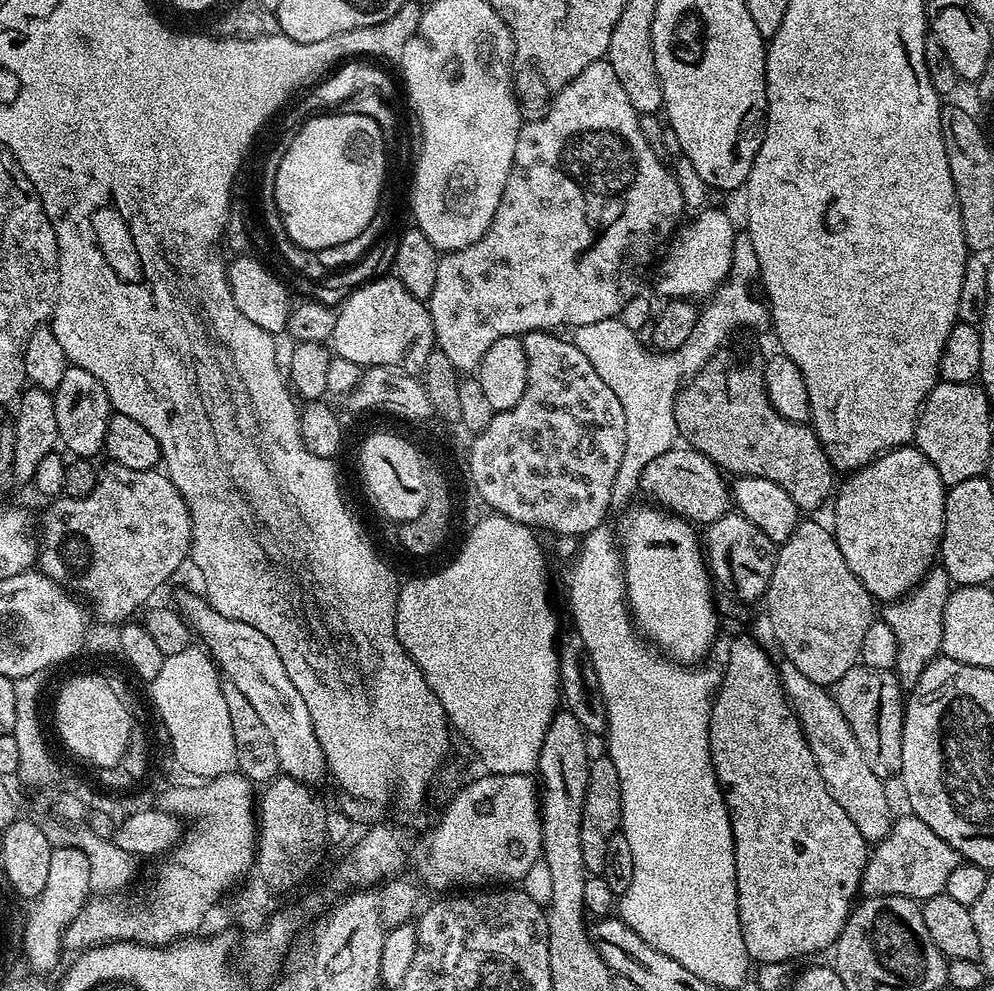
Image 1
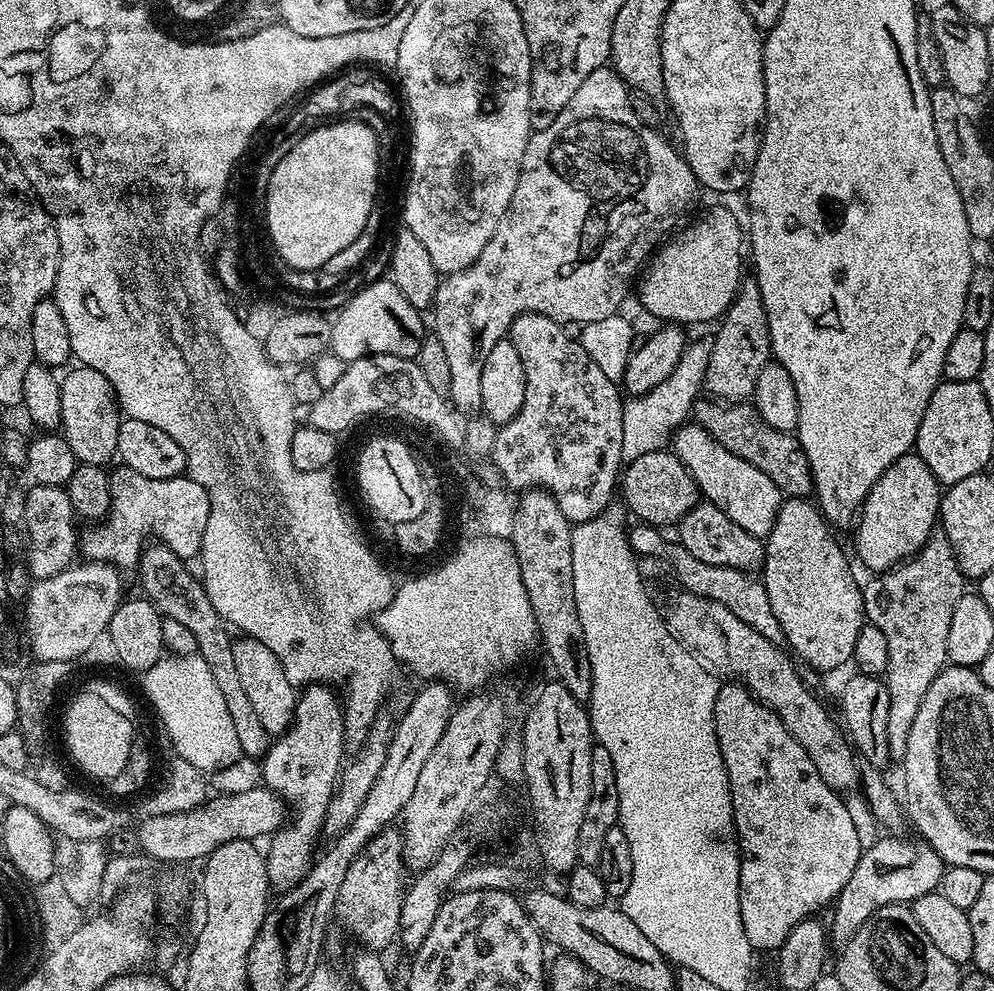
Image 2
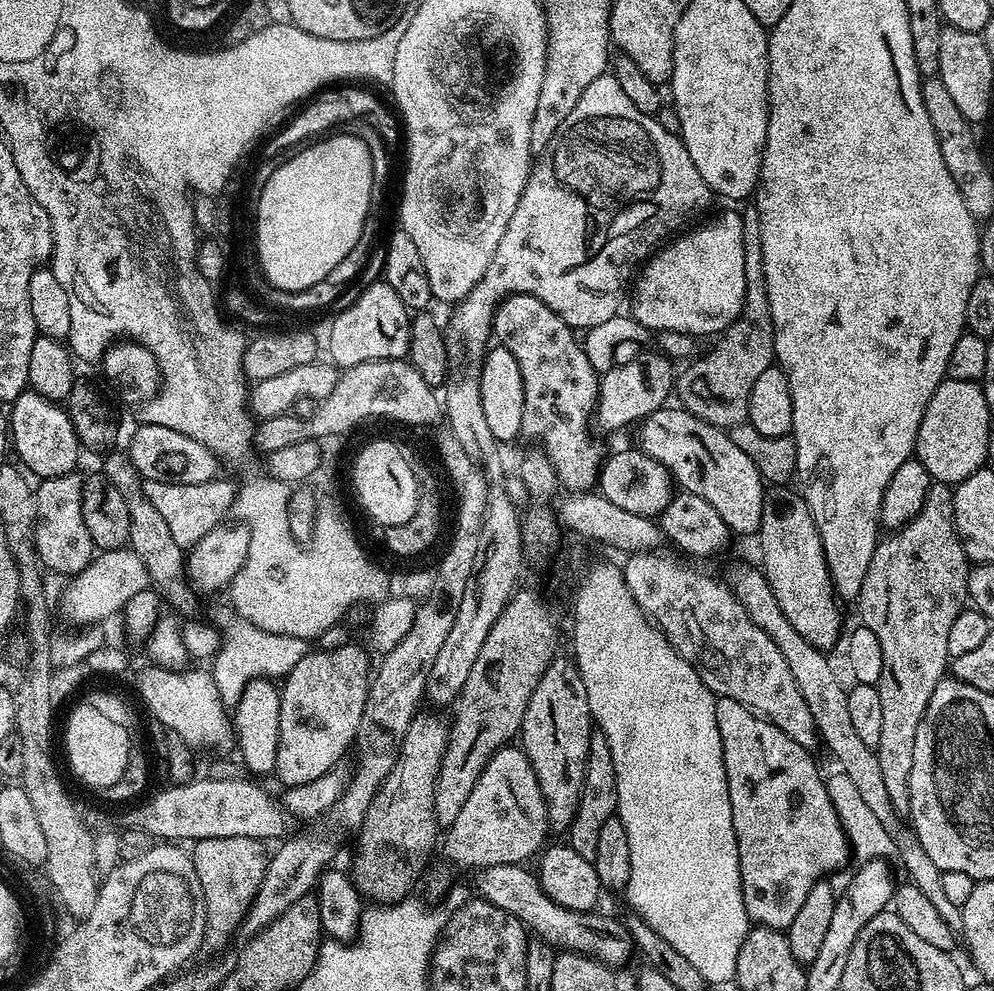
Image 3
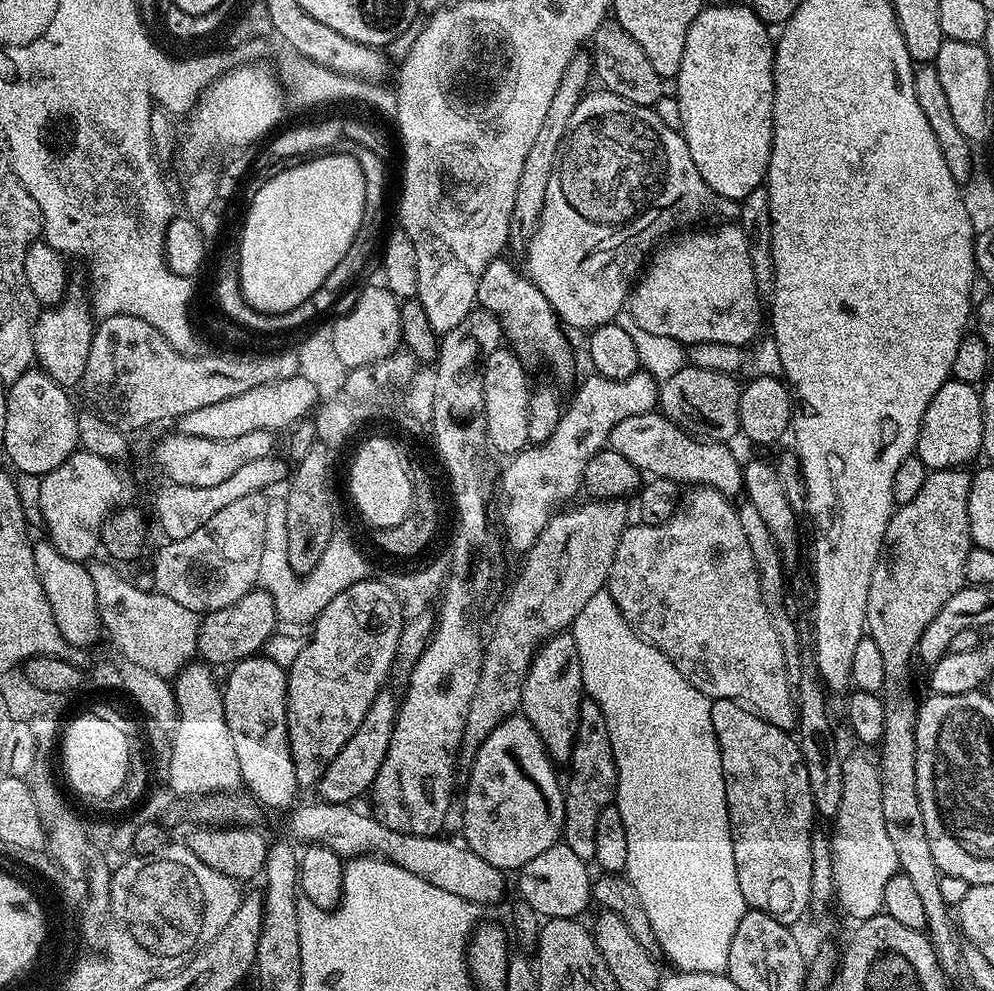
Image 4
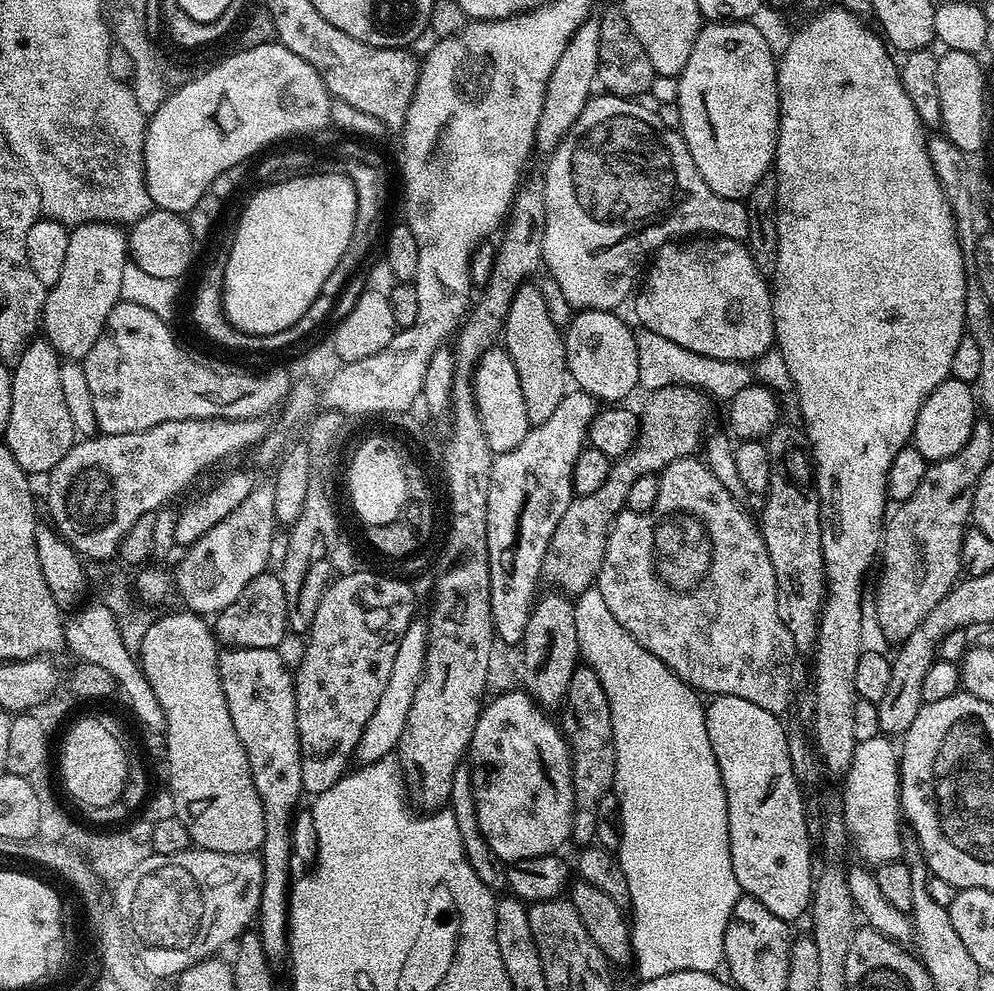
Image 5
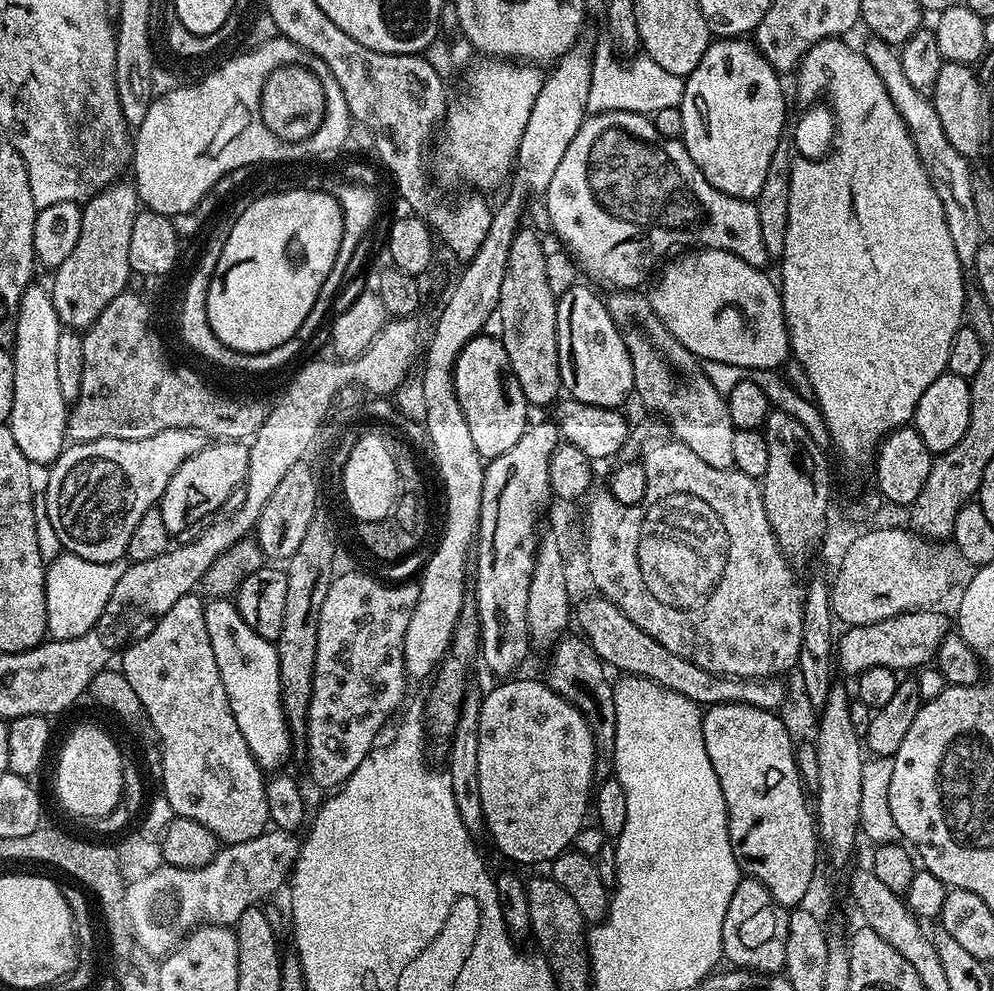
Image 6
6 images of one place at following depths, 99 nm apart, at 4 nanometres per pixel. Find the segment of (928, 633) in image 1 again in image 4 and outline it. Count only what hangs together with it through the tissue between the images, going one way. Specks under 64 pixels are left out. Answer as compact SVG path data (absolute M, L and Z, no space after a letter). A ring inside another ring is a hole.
M938 468L929 471L926 482L922 482L922 490L918 490L918 495L915 498L910 498L910 502L899 505L899 507L893 511L892 517L890 518L890 526L886 526L884 551L881 552L880 560L874 566L874 574L870 578L870 594L866 594L866 632L867 635L871 636L873 642L878 645L878 650L882 654L882 662L886 665L886 674L888 675L888 682L886 685L886 703L884 706L884 709L886 710L886 730L882 730L882 739L878 745L883 821L886 822L887 837L890 838L891 845L894 846L895 853L898 858L899 871L904 872L906 874L906 878L910 878L910 883L914 885L919 897L922 898L922 906L926 914L926 922L924 923L926 935L929 942L932 944L932 949L938 958L940 967L948 974L952 974L952 971L954 971L955 968L957 971L958 965L960 964L960 946L962 942L958 937L958 928L953 918L953 911L950 909L949 904L942 898L942 890L938 886L942 873L938 865L934 862L934 854L930 854L930 838L926 838L926 822L922 818L922 802L918 802L918 774L916 773L916 714L918 711L918 700L915 700L912 696L904 696L903 688L904 679L907 678L908 671L911 670L912 664L914 665L916 647L922 638L922 634L926 630L926 626L930 626L930 622L934 622L934 614L938 614L938 610L942 610L942 606L946 606L946 602L950 602L950 598L954 598L954 594L958 594L958 590L965 587L966 584L964 578L964 571L966 570L966 554L970 554L970 550L974 546L972 543L972 535L970 534L970 518L968 517L968 491L970 490L971 481L972 472L965 470L964 468Z

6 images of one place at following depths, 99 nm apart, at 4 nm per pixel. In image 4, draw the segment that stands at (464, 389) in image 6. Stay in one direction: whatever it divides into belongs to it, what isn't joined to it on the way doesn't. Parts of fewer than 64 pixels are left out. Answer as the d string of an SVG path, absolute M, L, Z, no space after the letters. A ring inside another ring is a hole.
M501 346L494 350L494 354L490 354L484 360L482 365L484 373L484 417L486 418L486 430L488 431L488 444L496 452L501 452L504 458L511 458L518 452L524 451L529 447L528 439L528 415L530 414L530 383L528 384L528 376L526 365L511 348Z

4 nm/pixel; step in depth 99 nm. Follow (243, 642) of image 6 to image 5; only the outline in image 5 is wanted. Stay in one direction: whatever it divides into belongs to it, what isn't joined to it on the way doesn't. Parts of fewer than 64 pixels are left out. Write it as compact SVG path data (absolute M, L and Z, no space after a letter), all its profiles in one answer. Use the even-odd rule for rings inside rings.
M228 646L218 658L218 674L222 694L226 694L230 722L234 722L234 730L238 730L238 742L242 742L246 750L250 774L264 807L264 844L258 853L264 863L258 931L264 952L273 962L283 961L288 955L288 872L293 871L292 844L288 839L292 833L295 804L304 792L296 721L296 681L293 669L290 664L288 668L280 654L274 648Z

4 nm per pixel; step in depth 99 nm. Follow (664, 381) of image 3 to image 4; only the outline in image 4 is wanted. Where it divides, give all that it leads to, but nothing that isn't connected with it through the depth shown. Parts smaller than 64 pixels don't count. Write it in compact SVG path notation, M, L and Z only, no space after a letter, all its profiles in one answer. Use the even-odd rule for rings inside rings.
M643 370L630 378L611 380L588 374L576 388L572 401L560 413L558 427L544 444L532 444L507 461L500 476L500 524L508 544L519 554L527 553L542 534L548 520L572 495L581 491L586 462L606 447L610 430L634 414L646 414L657 407L660 398L658 381Z

